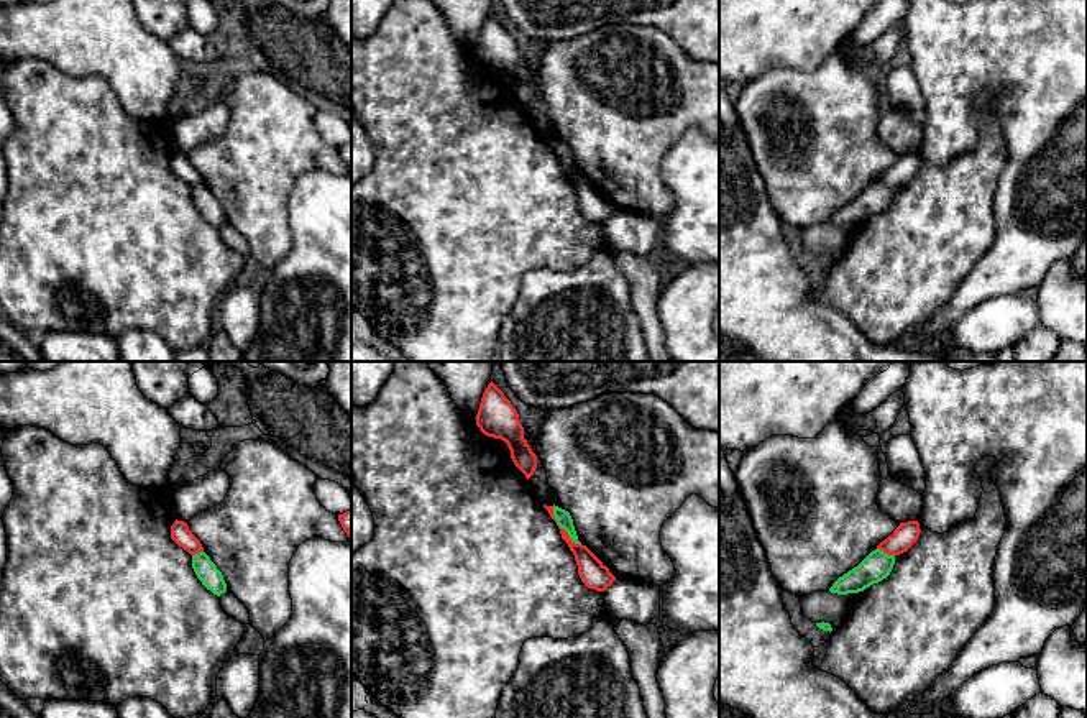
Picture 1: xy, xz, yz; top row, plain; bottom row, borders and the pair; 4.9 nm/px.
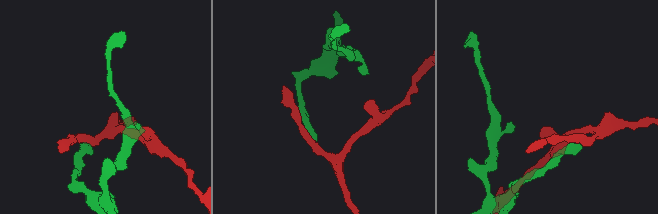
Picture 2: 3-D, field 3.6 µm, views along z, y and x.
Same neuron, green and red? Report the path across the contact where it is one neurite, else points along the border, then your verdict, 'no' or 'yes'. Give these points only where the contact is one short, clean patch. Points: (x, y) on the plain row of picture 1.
border xz (552, 138), (555, 153), (580, 176); no

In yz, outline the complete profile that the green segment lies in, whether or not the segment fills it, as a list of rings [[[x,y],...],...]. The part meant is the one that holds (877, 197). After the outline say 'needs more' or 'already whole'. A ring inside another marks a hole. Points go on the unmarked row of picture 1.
[[[875,181],[857,199],[839,209],[829,223],[837,227],[864,223],[870,217],[887,210],[893,197],[895,187]]]; already whole

